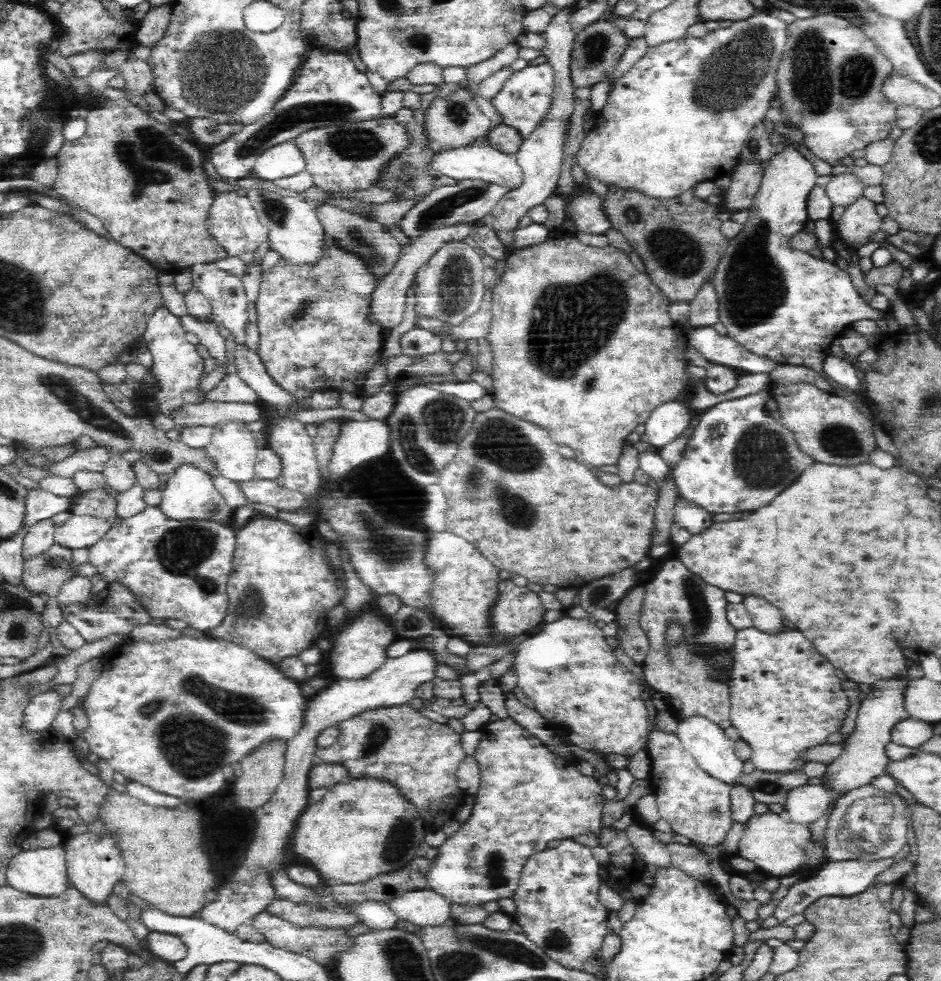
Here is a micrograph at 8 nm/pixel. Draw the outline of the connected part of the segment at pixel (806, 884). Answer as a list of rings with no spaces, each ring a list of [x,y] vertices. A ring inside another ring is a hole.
[[[893,857],[882,862],[830,862],[818,868],[817,872],[805,877],[803,880],[794,883],[788,890],[786,896],[774,908],[773,916],[779,925],[784,925],[789,916],[802,912],[812,906],[819,898],[828,898],[828,896],[841,896],[842,898],[854,898],[860,896],[862,892],[866,892],[877,874],[883,870],[890,868],[894,864]]]

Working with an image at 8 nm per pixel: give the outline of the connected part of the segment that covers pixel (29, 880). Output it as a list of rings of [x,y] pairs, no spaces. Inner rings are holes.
[[[63,846],[22,849],[10,859],[5,877],[18,892],[39,897],[58,894],[68,880]]]

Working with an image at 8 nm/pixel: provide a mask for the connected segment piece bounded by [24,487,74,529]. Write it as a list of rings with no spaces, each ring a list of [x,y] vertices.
[[[30,487],[26,529],[41,520],[51,519],[55,514],[69,511],[73,500],[74,497],[60,497],[48,491],[34,492]]]

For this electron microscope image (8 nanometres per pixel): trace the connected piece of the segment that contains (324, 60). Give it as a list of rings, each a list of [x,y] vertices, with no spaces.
[[[310,50],[295,84],[276,107],[238,134],[230,135],[212,148],[211,163],[222,177],[237,181],[252,174],[256,160],[266,150],[296,141],[311,130],[333,129],[348,122],[368,121],[380,117],[380,97],[368,82],[366,74],[358,72],[349,54],[326,54]]]

